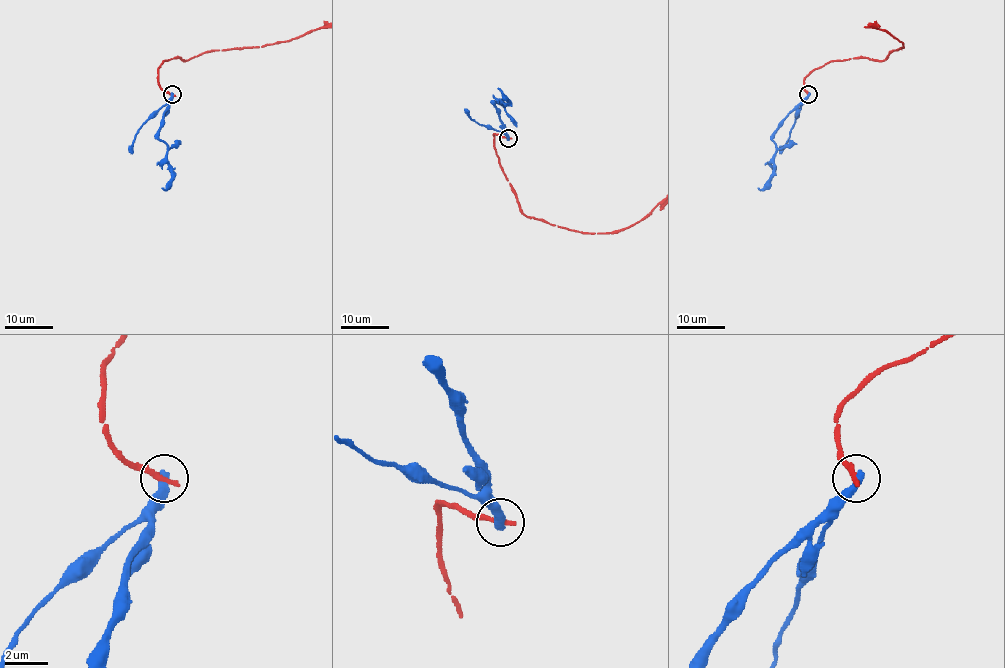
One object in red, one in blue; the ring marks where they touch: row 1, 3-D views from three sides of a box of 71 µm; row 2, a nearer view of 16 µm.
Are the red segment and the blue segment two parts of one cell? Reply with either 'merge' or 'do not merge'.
do not merge

